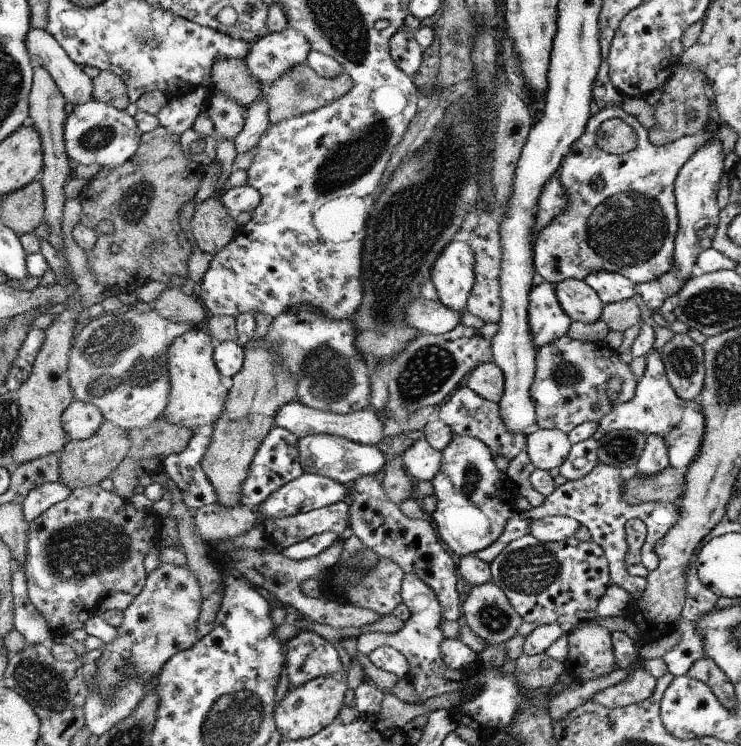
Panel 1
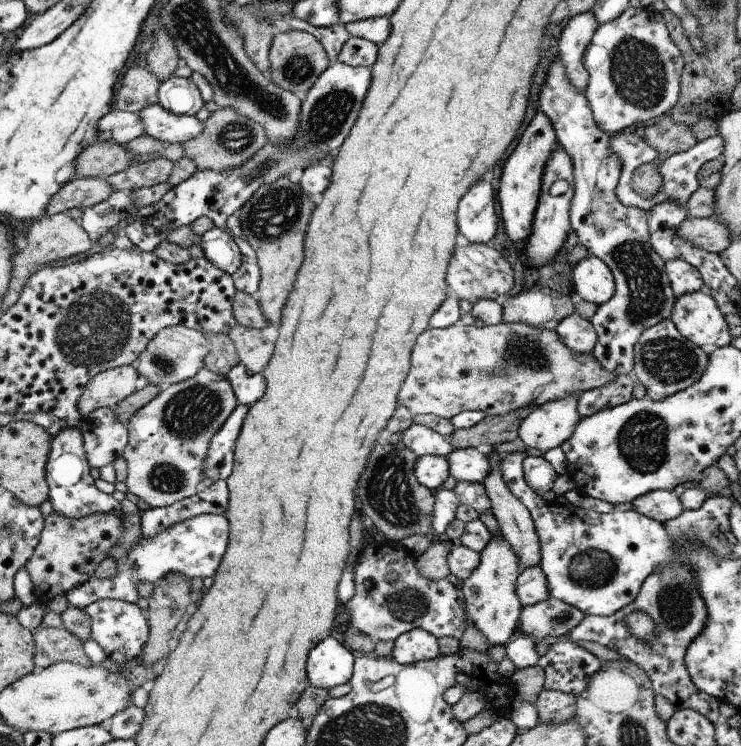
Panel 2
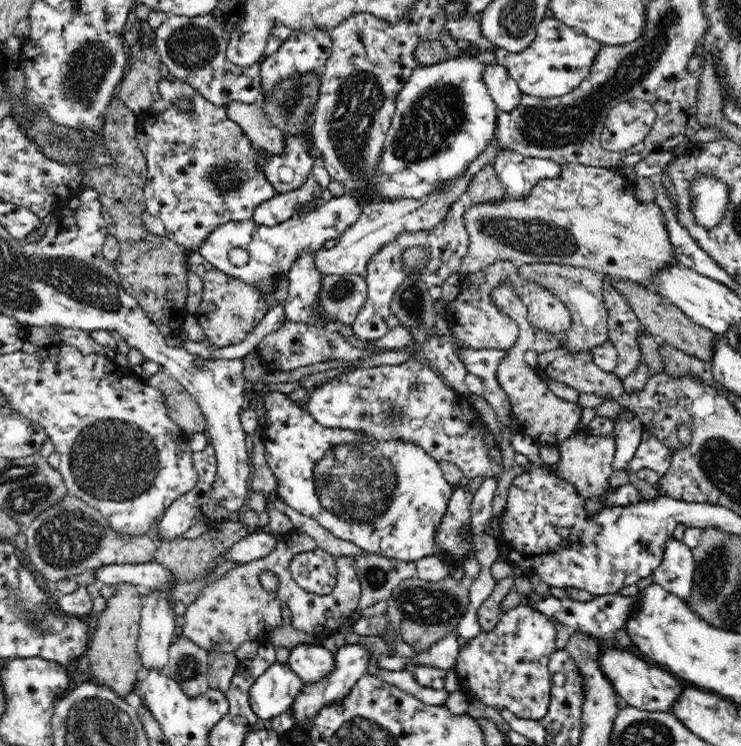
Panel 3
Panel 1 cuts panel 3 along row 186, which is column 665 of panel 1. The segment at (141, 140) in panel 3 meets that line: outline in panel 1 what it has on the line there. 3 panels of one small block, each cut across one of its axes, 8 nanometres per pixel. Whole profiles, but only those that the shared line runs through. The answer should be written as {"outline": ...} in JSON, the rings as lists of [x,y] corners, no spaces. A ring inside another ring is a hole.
{"outline":[[[620,105],[606,108],[606,110],[602,110],[602,112],[598,112],[598,114],[591,116],[590,120],[588,120],[588,124],[586,124],[586,130],[584,130],[583,136],[580,136],[580,138],[574,142],[572,150],[568,150],[568,156],[564,156],[564,162],[562,162],[562,166],[560,166],[558,172],[558,180],[560,186],[562,186],[562,190],[564,190],[564,194],[566,194],[566,198],[568,198],[568,204],[566,204],[566,208],[564,208],[562,214],[556,214],[556,218],[552,218],[552,222],[548,222],[548,226],[544,226],[544,228],[538,232],[538,238],[536,238],[533,245],[534,269],[540,274],[540,277],[543,280],[546,280],[546,282],[552,282],[552,284],[558,285],[565,279],[584,280],[584,278],[587,278],[588,274],[591,274],[592,272],[609,271],[622,274],[622,276],[628,278],[634,285],[640,285],[644,284],[644,282],[651,282],[656,278],[660,278],[662,274],[665,274],[668,270],[672,270],[672,268],[674,268],[672,264],[674,264],[675,239],[678,231],[678,212],[675,204],[675,180],[682,169],[682,166],[692,158],[692,154],[696,154],[696,152],[700,150],[700,146],[708,144],[714,136],[719,135],[719,127],[719,124],[710,121],[706,126],[706,129],[699,134],[689,135],[672,143],[668,143],[667,145],[656,147],[649,142],[649,130],[644,129],[642,124],[640,124],[634,116],[626,114]],[[614,118],[620,118],[623,122],[626,122],[635,131],[638,138],[636,148],[631,152],[628,152],[628,154],[622,154],[622,156],[604,152],[604,150],[598,148],[598,144],[596,144],[596,132],[598,132],[598,128],[600,128],[606,120]]]}

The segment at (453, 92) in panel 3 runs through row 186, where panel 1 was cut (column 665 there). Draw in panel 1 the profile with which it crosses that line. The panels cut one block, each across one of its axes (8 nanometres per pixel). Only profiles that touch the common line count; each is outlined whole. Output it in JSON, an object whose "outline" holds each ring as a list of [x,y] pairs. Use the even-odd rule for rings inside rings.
{"outline":[[[660,350],[651,351],[647,355],[646,371],[644,372],[643,378],[637,382],[635,394],[631,400],[623,401],[619,397],[620,378],[612,377],[618,376],[610,376],[610,380],[608,380],[608,388],[606,388],[608,400],[612,402],[612,410],[610,410],[610,412],[600,420],[599,426],[602,430],[608,433],[616,430],[632,429],[646,436],[656,434],[656,436],[662,438],[664,440],[664,444],[666,444],[669,465],[676,470],[678,470],[677,468],[684,468],[685,470],[688,470],[688,466],[692,466],[692,460],[696,460],[696,458],[698,458],[702,442],[704,442],[704,432],[706,432],[706,426],[704,426],[704,424],[706,424],[704,408],[694,400],[686,401],[685,399],[678,398],[678,396],[676,396],[676,392],[672,389],[670,382],[668,382],[664,364],[662,363],[662,358],[660,358]]]}

